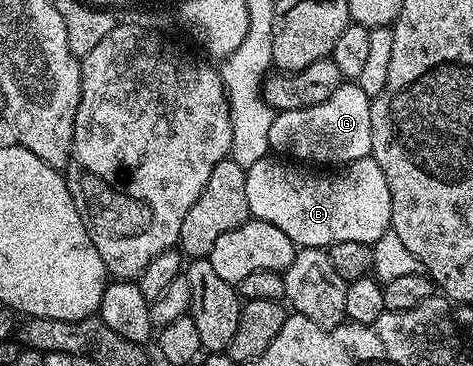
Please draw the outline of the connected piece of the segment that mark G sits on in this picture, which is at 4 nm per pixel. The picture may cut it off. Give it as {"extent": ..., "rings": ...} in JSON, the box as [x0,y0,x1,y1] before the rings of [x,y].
{"extent":[269,82,373,166],"rings":[[[344,82],[317,106],[279,112],[269,129],[270,151],[315,166],[346,166],[355,160],[366,160],[371,156],[373,142],[371,101],[359,83]]]}

